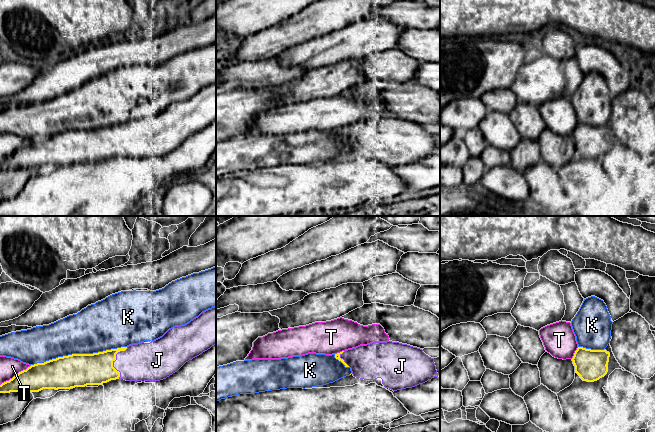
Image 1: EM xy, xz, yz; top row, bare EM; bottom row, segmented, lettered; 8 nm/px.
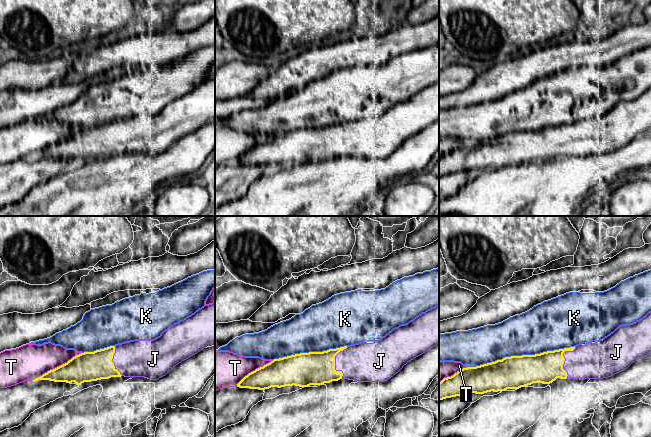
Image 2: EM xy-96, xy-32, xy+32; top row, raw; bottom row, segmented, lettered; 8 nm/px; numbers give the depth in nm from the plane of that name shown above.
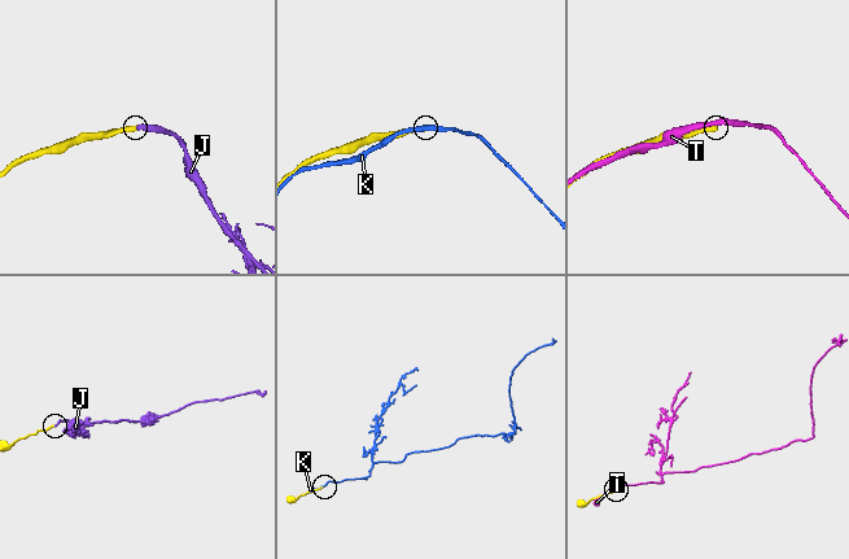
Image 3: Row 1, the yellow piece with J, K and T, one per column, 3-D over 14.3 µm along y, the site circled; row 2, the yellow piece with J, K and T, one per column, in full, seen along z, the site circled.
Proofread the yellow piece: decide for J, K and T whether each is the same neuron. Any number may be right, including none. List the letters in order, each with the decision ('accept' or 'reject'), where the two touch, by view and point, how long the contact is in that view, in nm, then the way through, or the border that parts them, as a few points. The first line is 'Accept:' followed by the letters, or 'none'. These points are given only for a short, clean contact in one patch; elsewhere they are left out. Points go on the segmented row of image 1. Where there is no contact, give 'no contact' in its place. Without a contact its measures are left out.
Accept: J
J: accept; meets yellow in xy at (114, 360); contact 260 nm long; runs through xy (85, 369), (100, 368), (114, 360), (142, 362)
K: reject; meets yellow in xy at (78, 354); contact 800 nm long
T: reject; meets yellow in xy at (16, 374); contact 300 nm long

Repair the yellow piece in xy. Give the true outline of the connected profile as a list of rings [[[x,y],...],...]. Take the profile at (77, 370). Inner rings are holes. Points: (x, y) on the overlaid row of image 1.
[[[216,306],[202,312],[189,323],[169,329],[150,343],[93,354],[72,354],[31,365],[0,385],[0,393],[39,392],[43,389],[71,389],[87,385],[102,385],[111,380],[160,381],[177,372],[186,362],[216,344]]]

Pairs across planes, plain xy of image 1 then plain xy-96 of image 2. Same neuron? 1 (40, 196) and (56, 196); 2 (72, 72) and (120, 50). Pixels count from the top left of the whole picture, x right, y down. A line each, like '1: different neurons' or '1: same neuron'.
1: same neuron
2: same neuron

